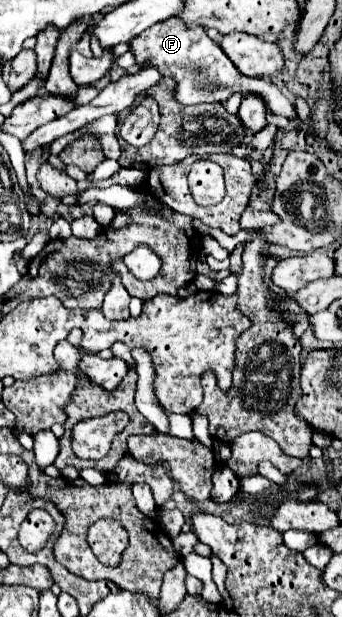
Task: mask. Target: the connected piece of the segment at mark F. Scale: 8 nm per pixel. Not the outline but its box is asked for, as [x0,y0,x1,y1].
[131,17,299,121]

